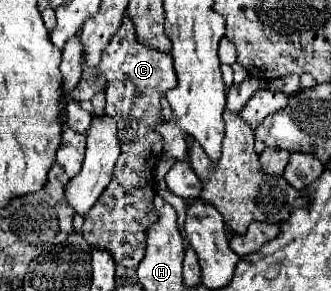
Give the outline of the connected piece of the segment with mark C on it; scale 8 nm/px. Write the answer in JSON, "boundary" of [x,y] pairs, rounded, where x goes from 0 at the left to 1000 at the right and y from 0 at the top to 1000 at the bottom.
{"boundary":[[[375,58],[356,113],[338,127],[332,155],[308,182],[296,244],[320,265],[320,388],[369,395],[356,402],[356,478],[363,540],[344,574],[344,615],[296,684],[296,704],[272,718],[254,746],[254,821],[296,856],[326,856],[350,904],[381,918],[411,918],[441,856],[435,794],[465,759],[471,725],[459,711],[465,677],[465,574],[489,540],[489,471],[459,443],[489,416],[483,340],[489,326],[532,299],[532,251],[508,182],[453,168],[411,127],[405,79]]]}

